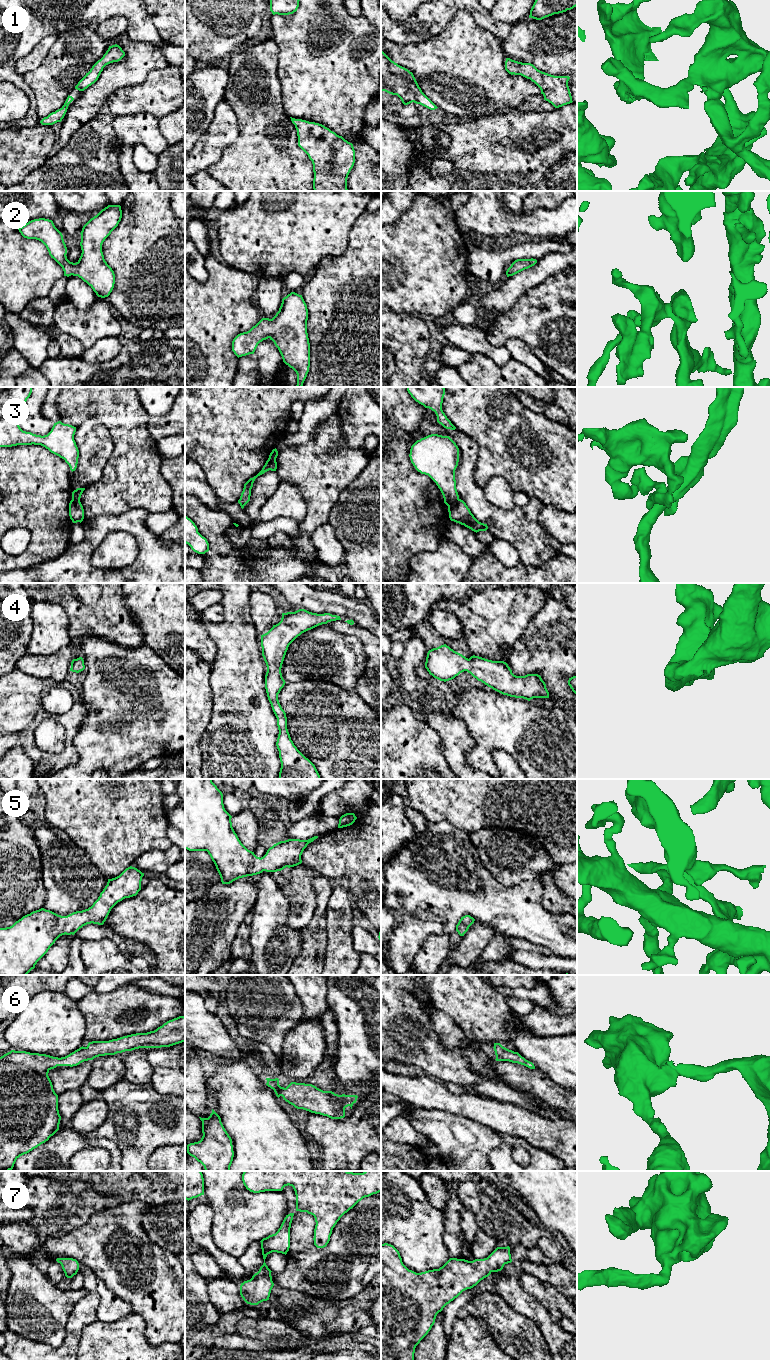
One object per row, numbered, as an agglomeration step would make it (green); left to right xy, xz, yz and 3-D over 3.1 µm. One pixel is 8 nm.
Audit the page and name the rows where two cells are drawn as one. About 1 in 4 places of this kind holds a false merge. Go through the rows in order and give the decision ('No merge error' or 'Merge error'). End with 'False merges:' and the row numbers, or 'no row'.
1: No merge error
2: No merge error
3: Merge error
4: No merge error
5: No merge error
6: No merge error
7: No merge error
False merges: 3

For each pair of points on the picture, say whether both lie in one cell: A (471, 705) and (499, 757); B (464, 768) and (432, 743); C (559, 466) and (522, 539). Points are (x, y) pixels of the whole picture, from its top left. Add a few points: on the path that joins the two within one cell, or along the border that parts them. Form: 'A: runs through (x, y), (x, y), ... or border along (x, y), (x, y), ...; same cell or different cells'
A: border along (492, 752), (504, 750), (516, 761); different cells
B: border along (435, 731), (441, 740), (443, 755), (450, 768); different cells
C: border along (531, 497), (537, 498), (543, 504); different cells

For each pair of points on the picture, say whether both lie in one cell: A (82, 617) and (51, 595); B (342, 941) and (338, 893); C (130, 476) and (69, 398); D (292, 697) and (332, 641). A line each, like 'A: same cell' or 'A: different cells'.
A: same cell
B: same cell
C: same cell
D: different cells

